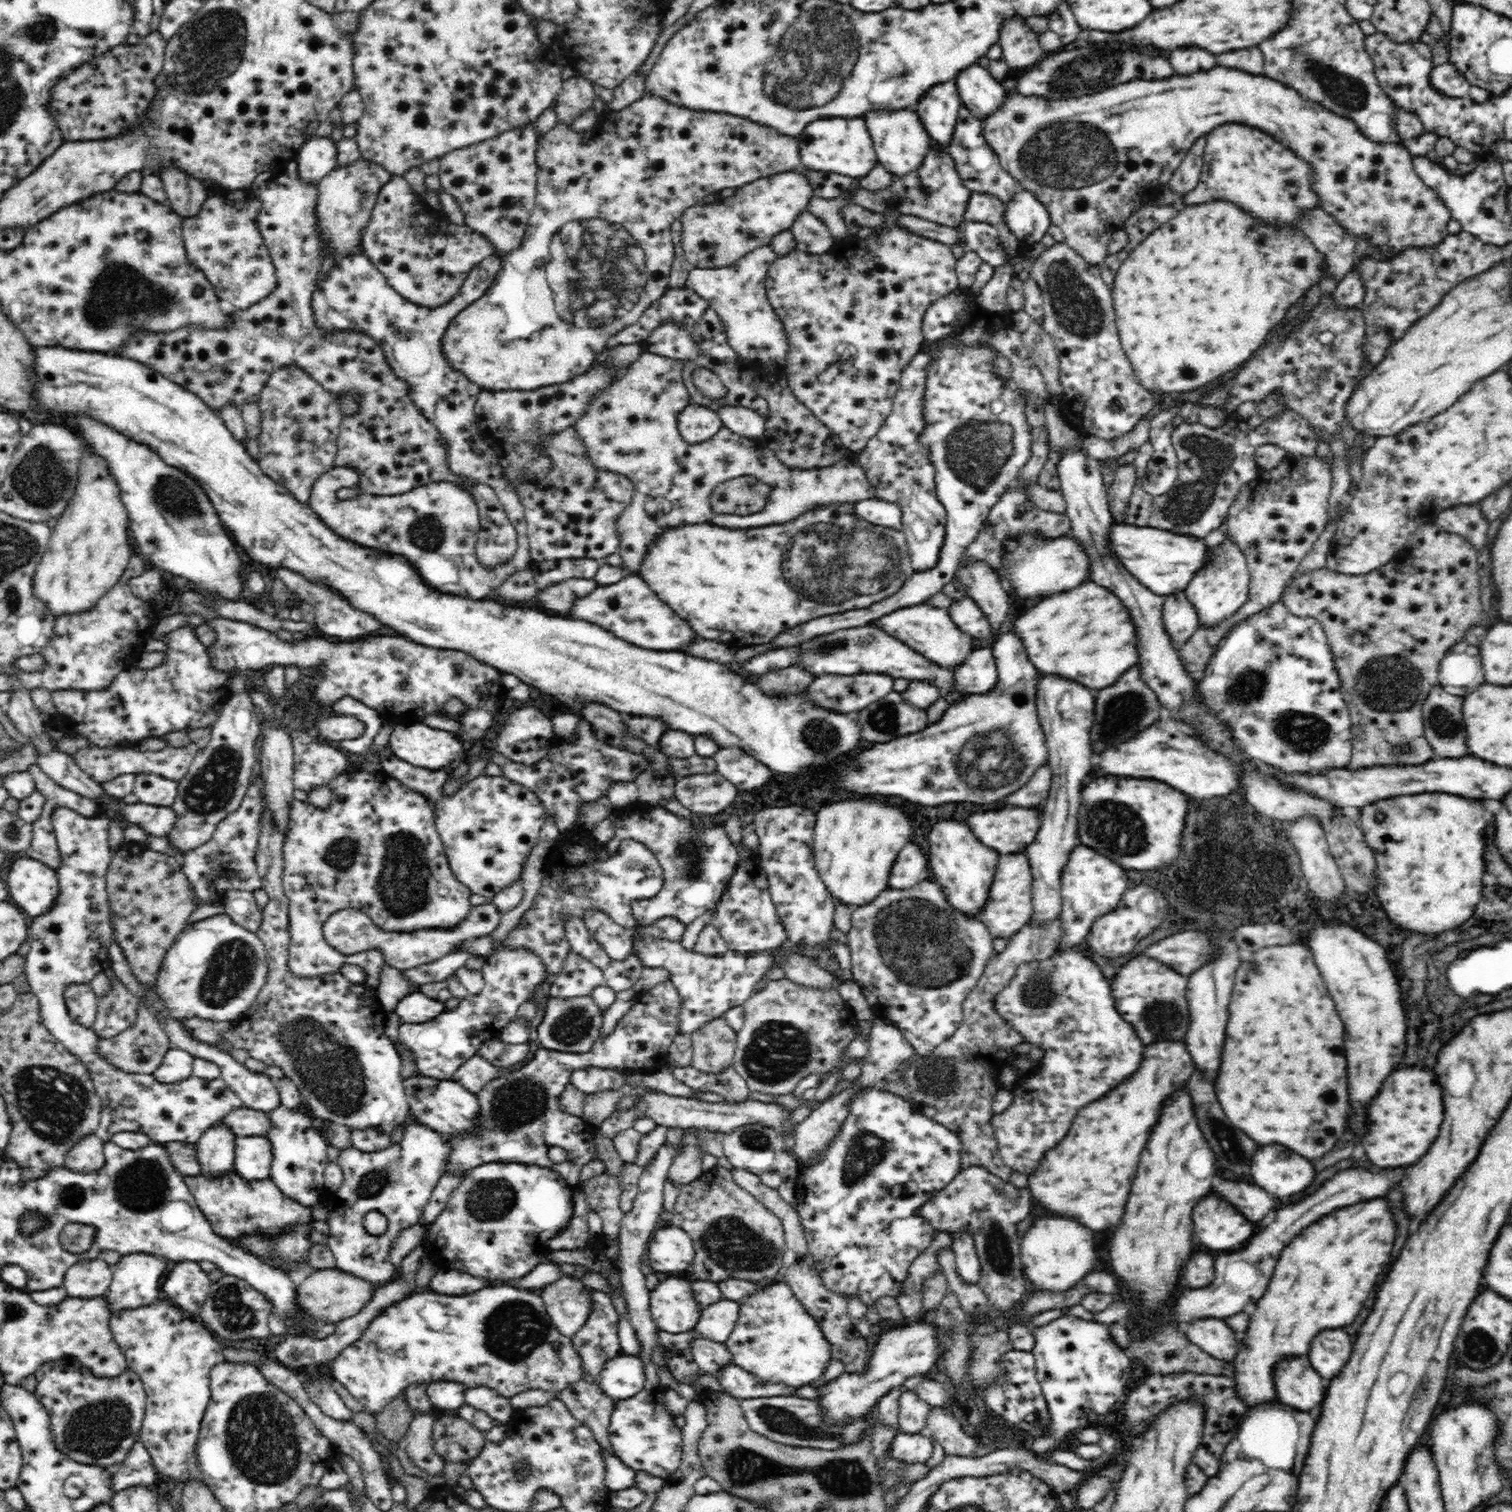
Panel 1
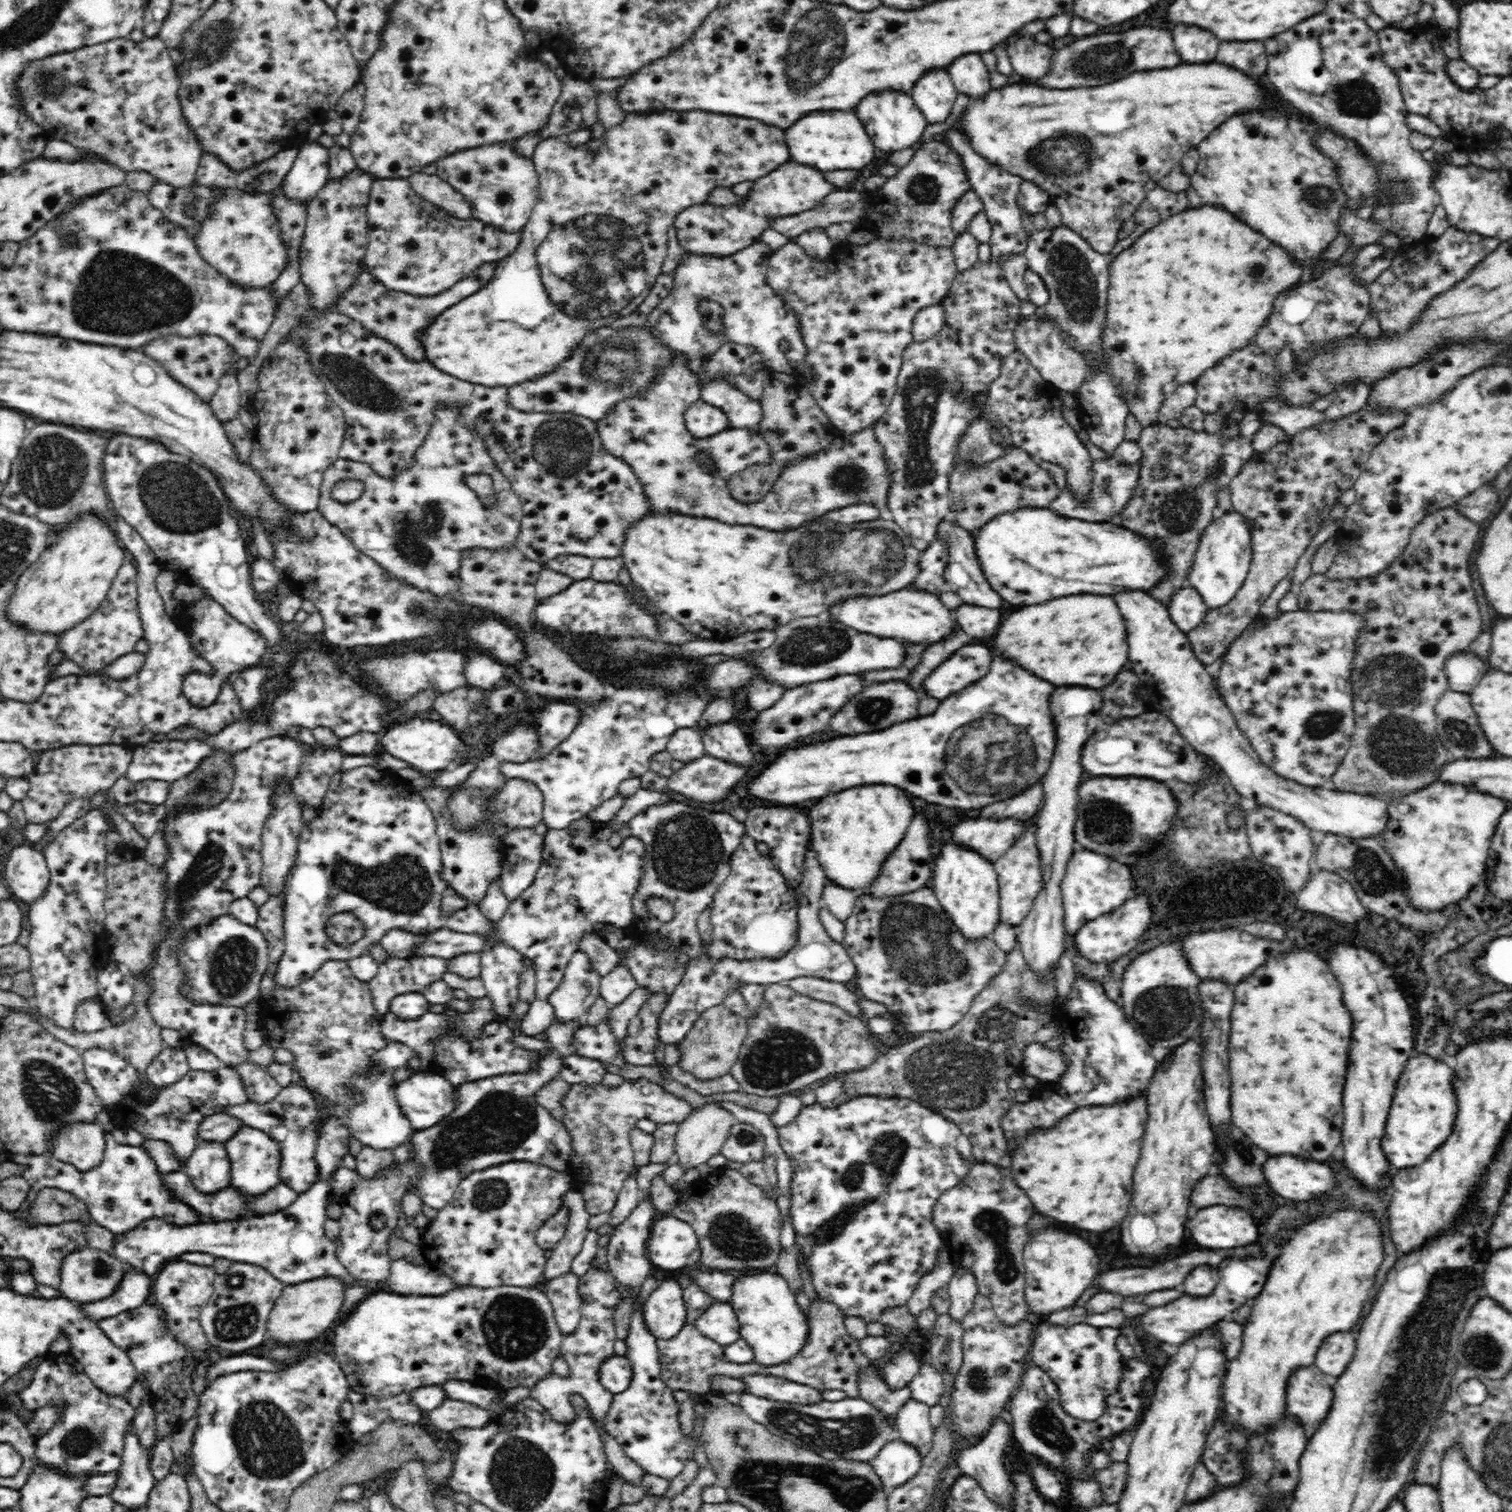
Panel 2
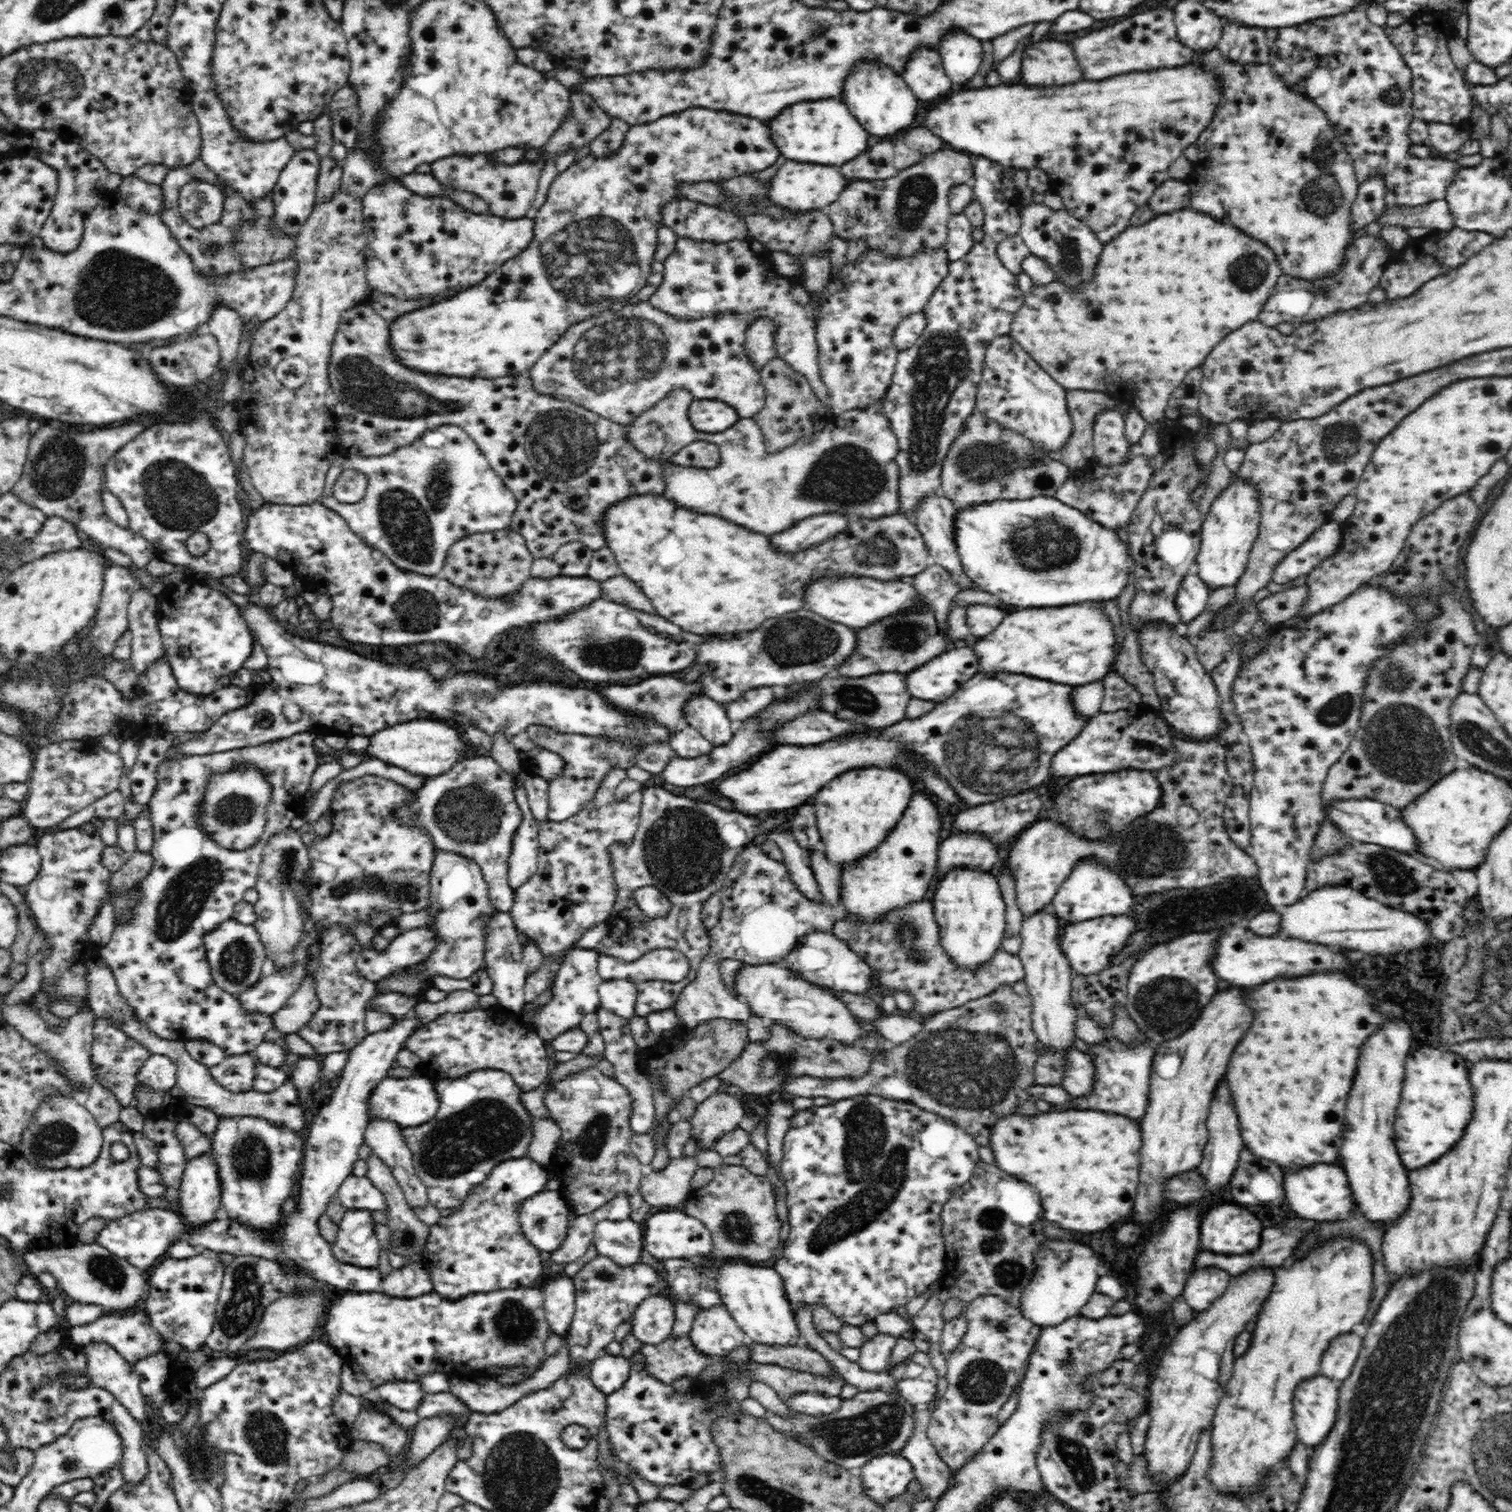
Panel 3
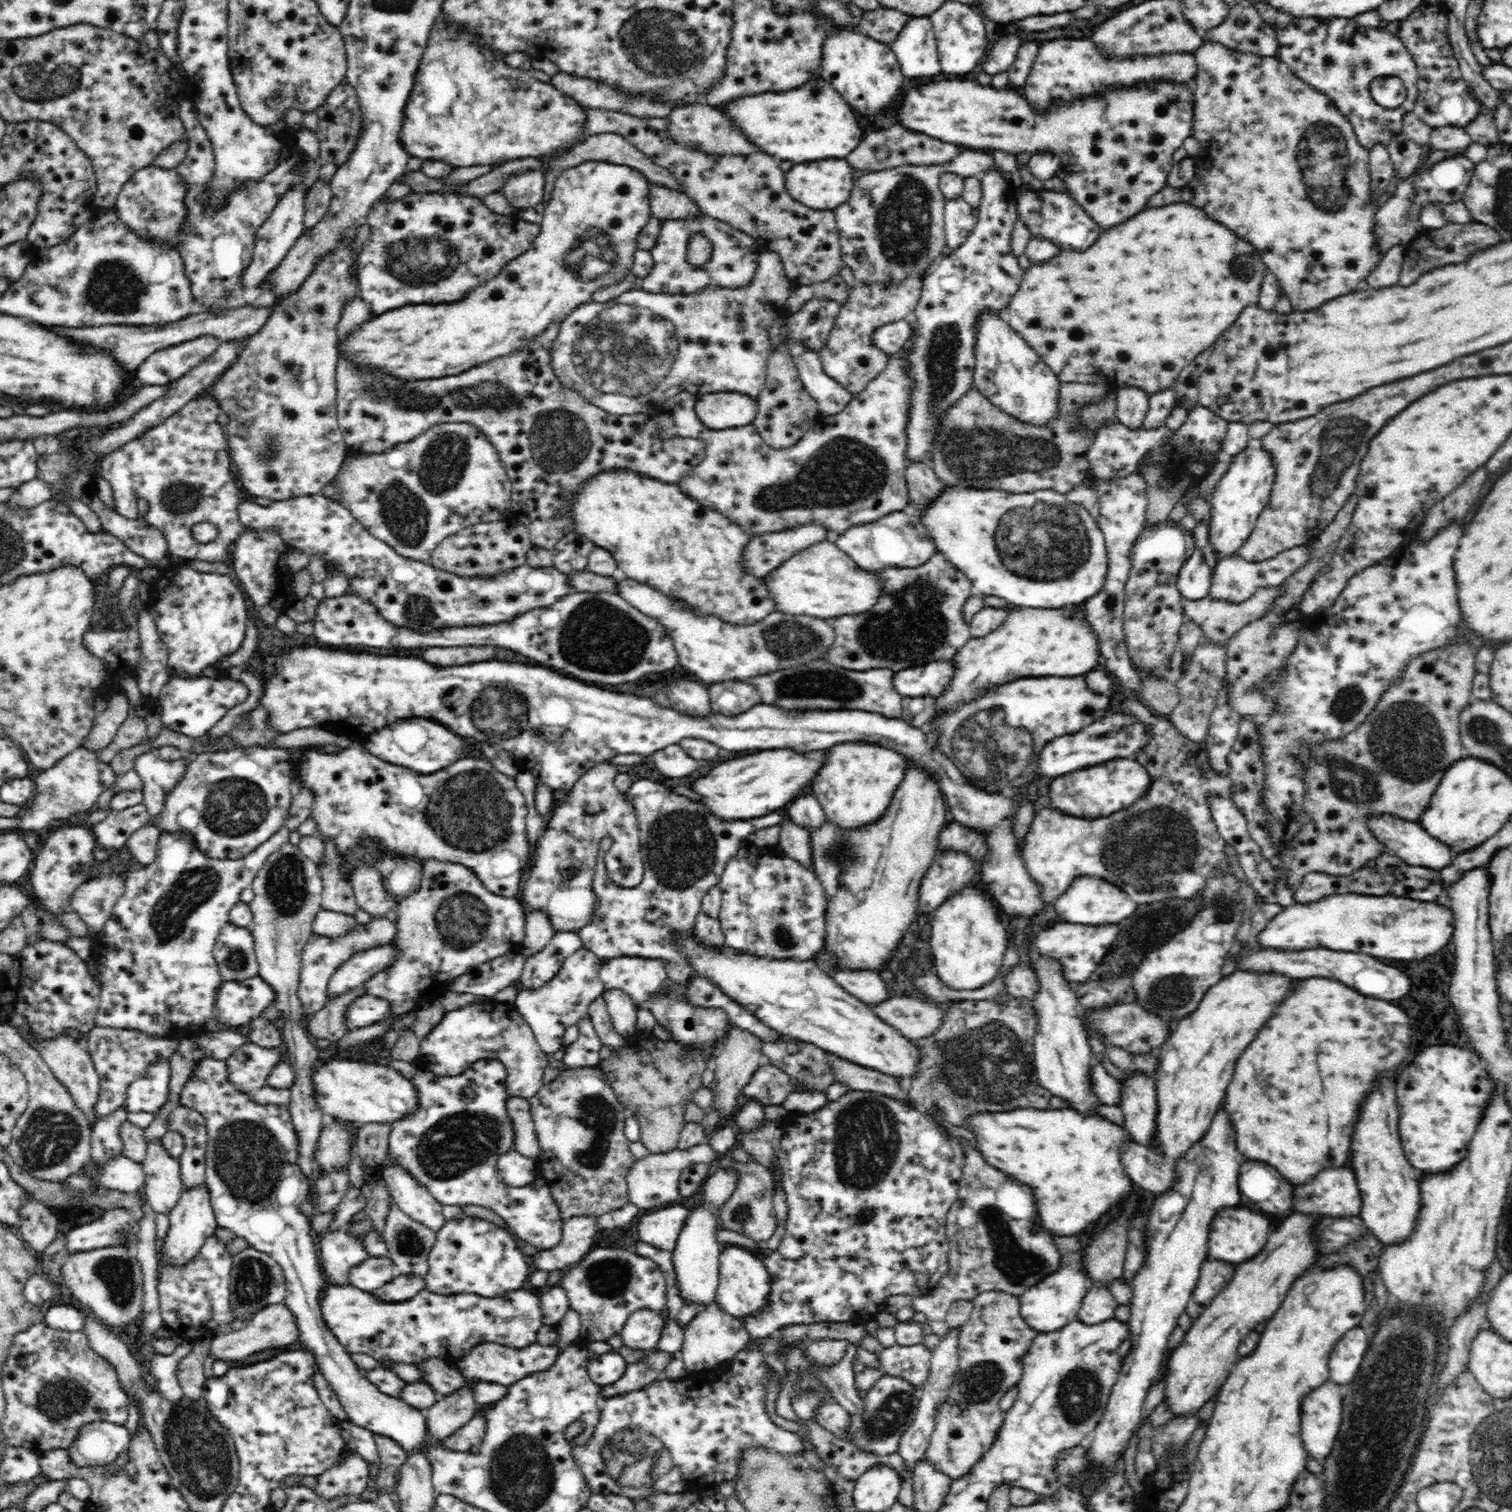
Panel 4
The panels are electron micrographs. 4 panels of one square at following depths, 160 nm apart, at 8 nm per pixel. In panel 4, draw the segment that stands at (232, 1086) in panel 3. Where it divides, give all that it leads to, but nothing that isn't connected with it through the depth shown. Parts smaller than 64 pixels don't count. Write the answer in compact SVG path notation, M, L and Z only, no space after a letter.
M254 1043L242 1044L225 1060L230 1083L246 1093L266 1086L268 1072L285 1060L281 1050L267 1050Z

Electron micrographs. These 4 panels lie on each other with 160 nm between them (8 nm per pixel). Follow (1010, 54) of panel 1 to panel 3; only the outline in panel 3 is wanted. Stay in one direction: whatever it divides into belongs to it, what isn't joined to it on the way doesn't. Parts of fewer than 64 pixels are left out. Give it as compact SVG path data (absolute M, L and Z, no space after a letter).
M1028 44L1020 62L1022 82L1031 86L1062 86L1082 80L1082 70L1068 44Z

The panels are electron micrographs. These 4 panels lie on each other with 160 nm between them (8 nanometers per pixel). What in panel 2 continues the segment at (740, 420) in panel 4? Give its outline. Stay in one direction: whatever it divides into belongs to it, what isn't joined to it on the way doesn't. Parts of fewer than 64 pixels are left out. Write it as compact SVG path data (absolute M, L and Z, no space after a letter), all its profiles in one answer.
M702 400L691 401L685 410L685 426L694 438L708 438L729 429L724 411Z

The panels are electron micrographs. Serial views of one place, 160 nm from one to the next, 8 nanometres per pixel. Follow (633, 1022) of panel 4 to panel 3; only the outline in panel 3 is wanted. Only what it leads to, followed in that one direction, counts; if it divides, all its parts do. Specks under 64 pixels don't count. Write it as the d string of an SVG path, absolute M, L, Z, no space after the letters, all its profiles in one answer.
M627 978L603 980L598 985L600 1007L608 1009L618 1016L632 1018L637 1000L637 989Z

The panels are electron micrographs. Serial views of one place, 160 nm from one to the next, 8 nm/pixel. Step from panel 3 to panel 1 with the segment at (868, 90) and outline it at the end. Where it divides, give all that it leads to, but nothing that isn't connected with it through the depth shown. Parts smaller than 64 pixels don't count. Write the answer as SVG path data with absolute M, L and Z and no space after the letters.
M910 109L897 111L870 110L863 116L868 132L874 140L878 163L892 176L902 178L906 173L916 170L930 148L930 135L922 124L917 112Z

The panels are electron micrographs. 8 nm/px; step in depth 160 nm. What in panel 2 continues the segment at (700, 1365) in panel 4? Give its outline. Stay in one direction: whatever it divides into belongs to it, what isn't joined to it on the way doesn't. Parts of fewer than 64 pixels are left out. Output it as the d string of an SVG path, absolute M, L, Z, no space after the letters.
M716 1302L709 1306L695 1323L695 1328L712 1341L728 1346L740 1339L740 1326L730 1302Z

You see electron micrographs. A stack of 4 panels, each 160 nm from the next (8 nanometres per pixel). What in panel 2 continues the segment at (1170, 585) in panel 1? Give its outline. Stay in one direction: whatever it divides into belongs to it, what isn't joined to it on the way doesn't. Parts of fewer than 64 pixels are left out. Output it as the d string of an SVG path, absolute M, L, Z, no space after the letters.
M1019 507L996 515L974 533L977 533L976 554L987 582L1010 604L1042 604L1070 594L1114 594L1127 589L1149 591L1172 574L1157 542L1151 542L1122 525L1066 518L1047 507Z

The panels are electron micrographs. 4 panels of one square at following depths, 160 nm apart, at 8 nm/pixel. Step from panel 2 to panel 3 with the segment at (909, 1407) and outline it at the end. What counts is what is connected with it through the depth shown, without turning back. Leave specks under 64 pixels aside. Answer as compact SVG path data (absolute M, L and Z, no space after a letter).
M926 1406L914 1407L914 1412L911 1413L911 1432L901 1450L902 1456L905 1456L912 1463L915 1480L921 1482L922 1489L925 1490L928 1499L941 1497L943 1492L946 1492L952 1471L945 1462L942 1462L942 1458L939 1457L935 1446L927 1435L930 1421L931 1413Z

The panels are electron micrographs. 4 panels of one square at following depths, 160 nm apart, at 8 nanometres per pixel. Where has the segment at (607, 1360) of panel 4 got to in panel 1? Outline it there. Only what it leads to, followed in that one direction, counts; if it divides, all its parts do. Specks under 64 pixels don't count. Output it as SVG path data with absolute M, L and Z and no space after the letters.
M620 1354L606 1362L597 1382L603 1393L615 1401L632 1398L646 1384L643 1361L638 1356Z

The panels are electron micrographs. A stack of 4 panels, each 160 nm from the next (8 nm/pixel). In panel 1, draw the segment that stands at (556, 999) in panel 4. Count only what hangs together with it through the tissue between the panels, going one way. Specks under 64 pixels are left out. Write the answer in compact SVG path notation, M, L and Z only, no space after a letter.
M571 950L566 956L561 972L551 985L550 996L588 996L596 986L602 984L605 984L603 969Z

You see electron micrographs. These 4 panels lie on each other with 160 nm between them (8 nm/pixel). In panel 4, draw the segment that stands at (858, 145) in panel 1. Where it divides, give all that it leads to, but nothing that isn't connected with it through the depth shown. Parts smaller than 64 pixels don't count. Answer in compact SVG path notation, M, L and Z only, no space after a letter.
M817 81L790 92L746 96L730 106L722 106L724 110L720 111L741 129L747 140L779 161L800 164L826 158L846 158L860 144L862 128L842 96L828 82Z

